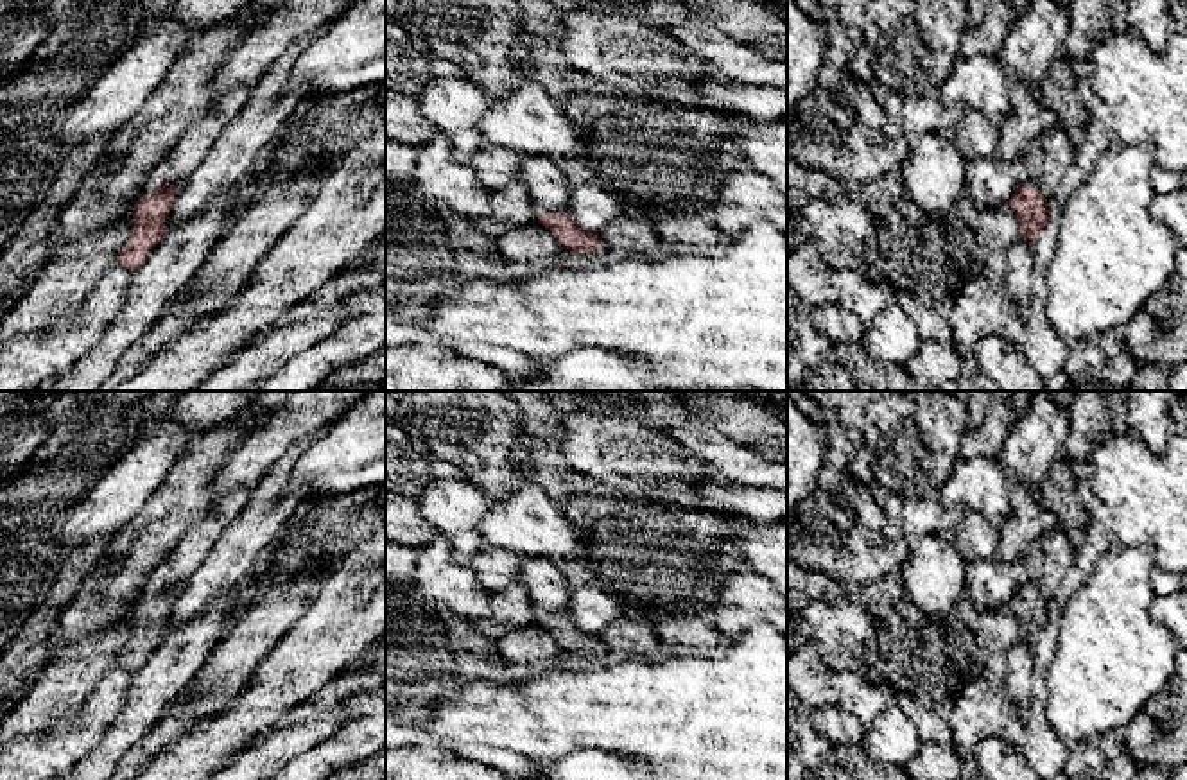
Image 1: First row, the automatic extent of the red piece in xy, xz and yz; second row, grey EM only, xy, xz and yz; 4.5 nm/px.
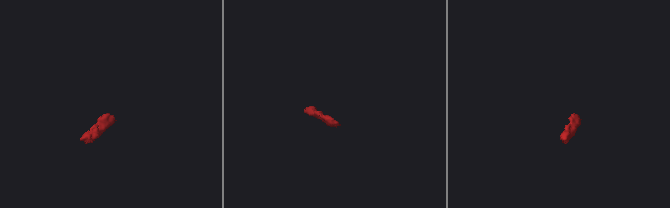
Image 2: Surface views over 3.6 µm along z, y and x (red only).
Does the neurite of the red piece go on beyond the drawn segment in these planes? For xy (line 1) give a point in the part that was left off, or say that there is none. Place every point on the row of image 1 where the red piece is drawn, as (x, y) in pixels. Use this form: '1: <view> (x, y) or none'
1: xy (151, 187)

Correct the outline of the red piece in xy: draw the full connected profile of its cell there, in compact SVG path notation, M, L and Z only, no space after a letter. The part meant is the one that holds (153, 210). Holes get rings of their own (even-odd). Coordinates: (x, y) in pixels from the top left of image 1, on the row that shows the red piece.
M186 179L174 185L147 183L143 192L133 201L127 215L133 221L133 231L122 246L115 262L129 271L140 269L149 253L163 240L163 224L170 215L174 195L185 186Z

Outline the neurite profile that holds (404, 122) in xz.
M386 90L386 140L418 147L441 134L423 118L414 99Z

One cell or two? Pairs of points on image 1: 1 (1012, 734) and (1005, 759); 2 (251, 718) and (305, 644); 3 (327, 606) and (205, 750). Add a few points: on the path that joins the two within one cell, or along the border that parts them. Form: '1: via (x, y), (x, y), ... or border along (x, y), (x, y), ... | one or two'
1: border along (1021, 750), (983, 737), (972, 761) | two
2: via (262, 700), (294, 662) | one
3: via (314, 642), (241, 716) | one

